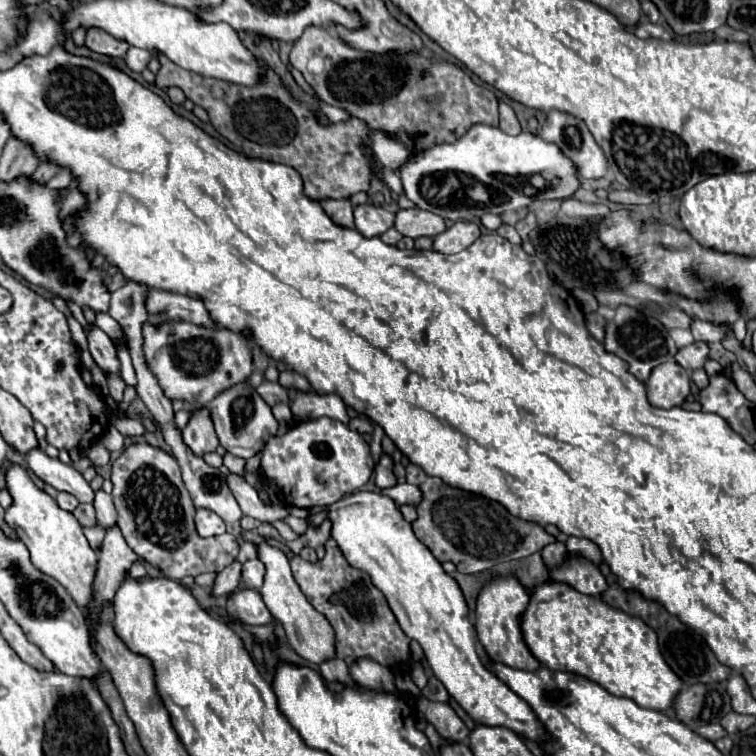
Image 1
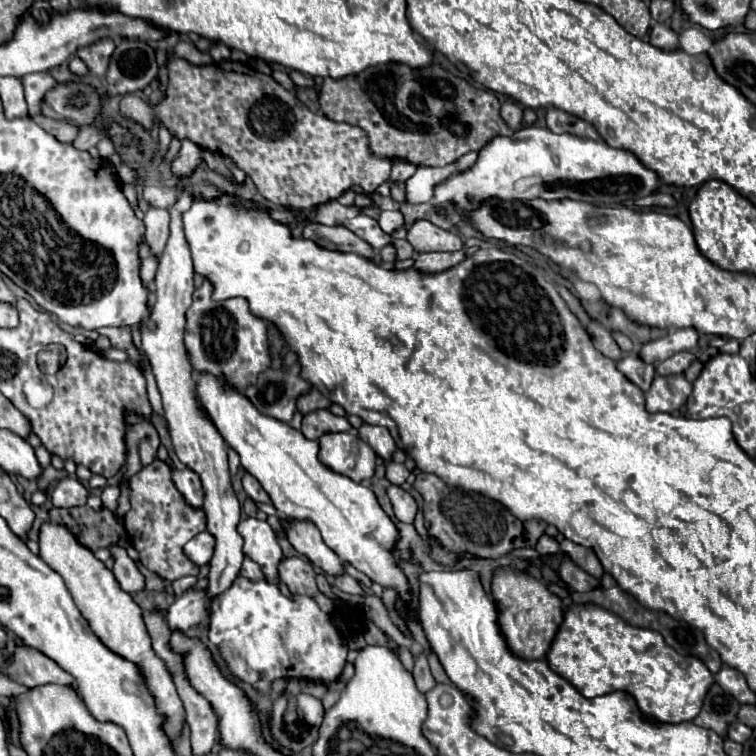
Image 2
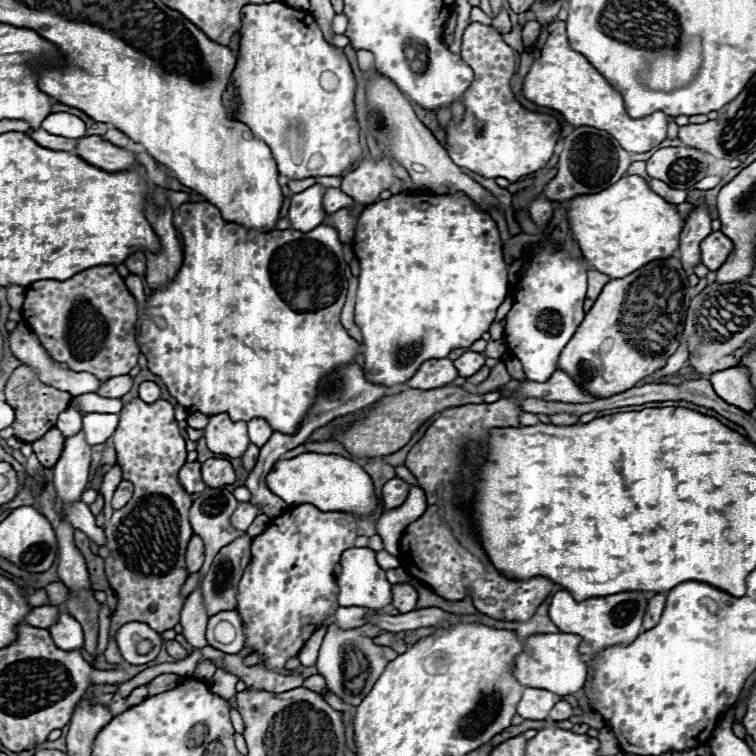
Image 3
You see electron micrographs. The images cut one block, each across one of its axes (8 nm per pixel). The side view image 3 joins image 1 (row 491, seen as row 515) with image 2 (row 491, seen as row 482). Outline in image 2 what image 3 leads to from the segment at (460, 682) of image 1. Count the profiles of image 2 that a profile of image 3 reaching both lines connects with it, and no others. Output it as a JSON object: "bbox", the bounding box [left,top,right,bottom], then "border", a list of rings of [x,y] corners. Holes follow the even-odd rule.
{"bbox":[198,374,410,602],"border":[[[200,374],[198,396],[214,426],[228,446],[232,446],[242,462],[274,502],[278,514],[298,520],[310,520],[318,526],[322,540],[342,562],[352,564],[382,588],[394,588],[404,602],[410,602],[408,578],[398,566],[396,544],[400,532],[392,518],[380,508],[374,492],[350,478],[332,472],[318,460],[318,442],[304,438],[300,430],[260,414],[250,400],[236,388],[226,386],[222,378]]]}

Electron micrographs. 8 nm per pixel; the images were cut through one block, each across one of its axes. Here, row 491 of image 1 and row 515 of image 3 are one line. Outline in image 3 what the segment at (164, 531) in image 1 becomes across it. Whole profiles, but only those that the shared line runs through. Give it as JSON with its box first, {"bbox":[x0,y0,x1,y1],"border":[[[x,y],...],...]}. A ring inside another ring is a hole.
{"bbox":[104,400,192,662],"border":[[[142,400],[130,402],[122,412],[120,412],[120,424],[112,436],[116,452],[118,452],[118,464],[122,466],[122,478],[134,484],[134,496],[132,500],[120,508],[114,510],[108,526],[106,526],[106,538],[108,538],[108,550],[110,556],[106,558],[106,576],[116,592],[116,612],[112,616],[112,626],[110,626],[110,642],[104,652],[108,662],[120,662],[122,656],[118,654],[118,648],[114,646],[114,632],[128,624],[128,622],[144,622],[156,632],[170,630],[178,624],[180,620],[180,608],[184,600],[180,598],[180,588],[186,580],[186,564],[184,564],[184,554],[188,540],[192,538],[192,528],[188,522],[186,512],[190,510],[192,496],[182,490],[178,484],[178,472],[186,462],[186,442],[180,436],[178,422],[174,420],[174,408],[166,400],[158,400],[154,404],[146,404]]]}

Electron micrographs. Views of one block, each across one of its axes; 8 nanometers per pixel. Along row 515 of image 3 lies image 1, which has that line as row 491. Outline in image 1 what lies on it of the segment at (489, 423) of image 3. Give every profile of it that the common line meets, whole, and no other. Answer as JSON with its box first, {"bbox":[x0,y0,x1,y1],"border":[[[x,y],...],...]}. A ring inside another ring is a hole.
{"bbox":[406,464,556,574],"border":[[[410,464],[406,468],[406,480],[408,484],[420,486],[420,490],[424,492],[424,500],[416,508],[418,520],[412,522],[416,538],[434,554],[438,562],[454,562],[456,570],[462,574],[476,574],[500,562],[526,558],[556,540],[542,526],[514,518],[502,504],[478,494],[452,488],[440,478],[428,476],[416,464]]]}

